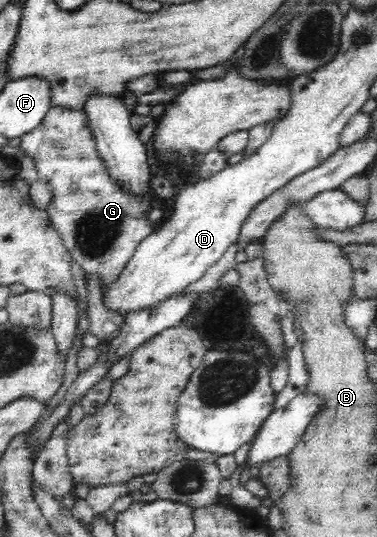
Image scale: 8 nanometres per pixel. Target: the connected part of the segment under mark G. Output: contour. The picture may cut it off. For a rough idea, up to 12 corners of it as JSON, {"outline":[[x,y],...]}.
{"outline":[[83,110],[18,140],[44,209],[103,293],[154,233],[153,191],[110,176]]}

